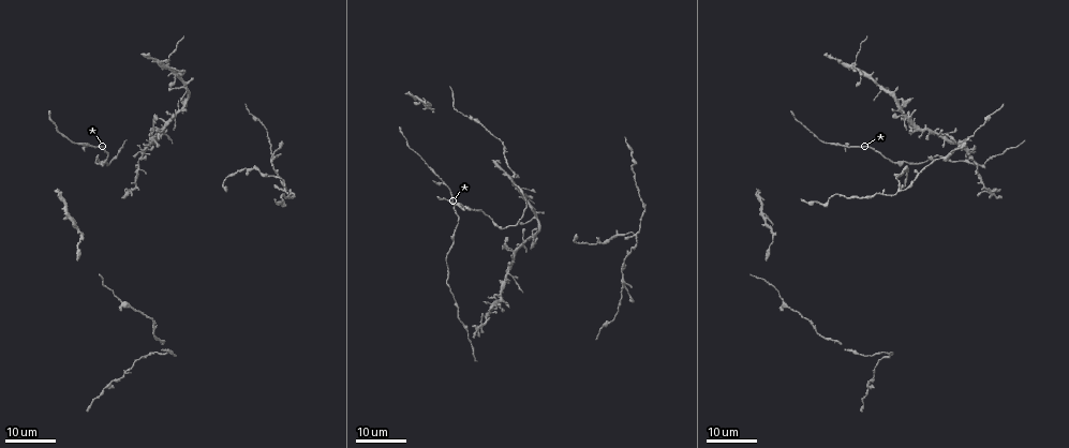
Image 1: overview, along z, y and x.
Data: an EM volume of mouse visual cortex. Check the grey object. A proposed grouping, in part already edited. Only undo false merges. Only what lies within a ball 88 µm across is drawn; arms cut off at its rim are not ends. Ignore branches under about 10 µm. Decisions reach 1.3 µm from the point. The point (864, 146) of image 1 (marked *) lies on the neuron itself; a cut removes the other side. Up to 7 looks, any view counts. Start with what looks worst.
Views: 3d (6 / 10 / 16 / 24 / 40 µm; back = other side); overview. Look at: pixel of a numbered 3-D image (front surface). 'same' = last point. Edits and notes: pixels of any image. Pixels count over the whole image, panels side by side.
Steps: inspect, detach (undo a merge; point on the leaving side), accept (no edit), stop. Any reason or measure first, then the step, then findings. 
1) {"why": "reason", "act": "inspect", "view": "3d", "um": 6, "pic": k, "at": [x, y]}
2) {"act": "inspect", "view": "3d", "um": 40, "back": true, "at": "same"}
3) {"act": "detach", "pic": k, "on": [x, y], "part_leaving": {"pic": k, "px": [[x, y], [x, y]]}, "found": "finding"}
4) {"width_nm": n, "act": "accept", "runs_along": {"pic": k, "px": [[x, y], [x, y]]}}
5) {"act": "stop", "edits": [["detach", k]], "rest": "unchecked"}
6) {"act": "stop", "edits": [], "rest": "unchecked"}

{"why": "four arms meet", "act": "inspect", "view": "3d", "um": 16, "pic": 1, "at": [897, 191]}

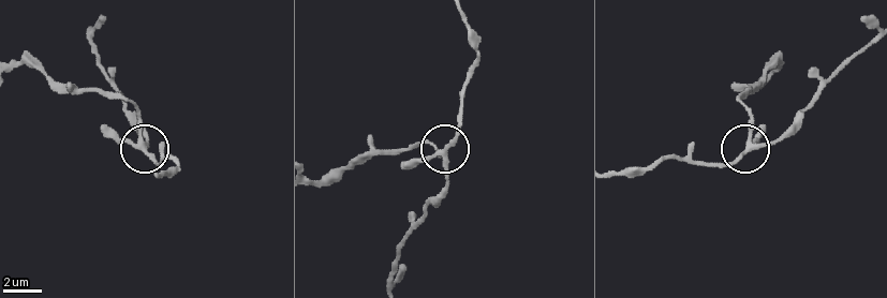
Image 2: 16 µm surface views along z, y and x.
{"why": "zoom in", "act": "inspect", "view": "3d", "um": 6, "pic": 2, "at": [751, 150]}

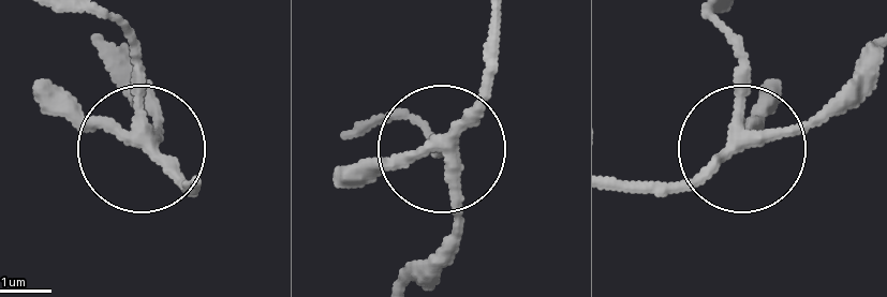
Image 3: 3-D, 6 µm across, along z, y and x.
{"width_nm": 260, "act": "accept", "found": "continuous, no second neuron"}

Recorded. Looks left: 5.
{"why": "thin arm on a thick one", "act": "inspect", "view": "3d", "um": 24, "pic": 1, "at": [905, 119]}

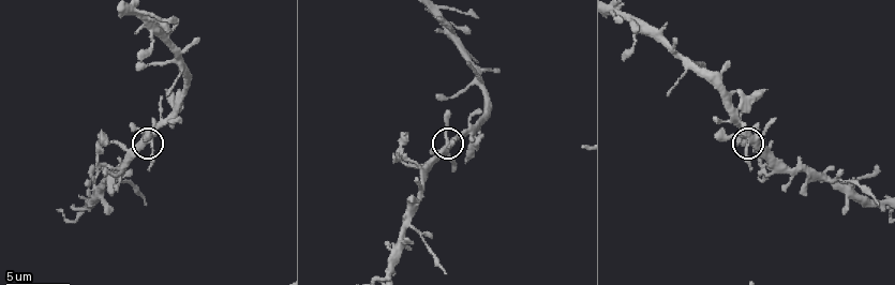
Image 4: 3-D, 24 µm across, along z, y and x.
{"why": "closer look", "act": "inspect", "view": "3d", "um": 10, "pic": 4, "at": [151, 142]}

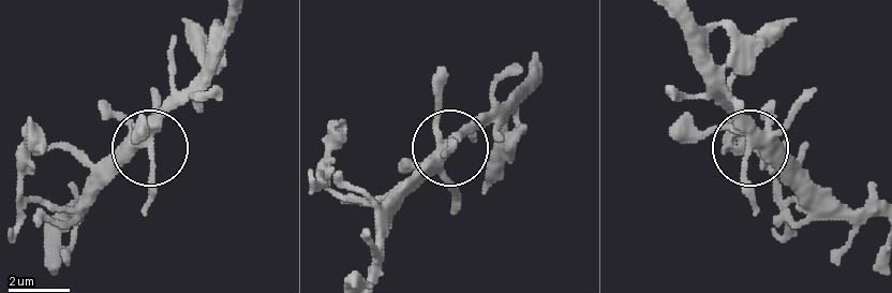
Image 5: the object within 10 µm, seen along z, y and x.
{"arms": 4, "act": "accept", "runs_along": {"pic": 5, "px": [[370, 277], [385, 207], [497, 102]]}, "found": "all the same neuron"}

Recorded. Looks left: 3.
{"why": "looks like a crossing", "act": "inspect", "view": "3d", "um": 16, "pic": 1, "at": [976, 168]}

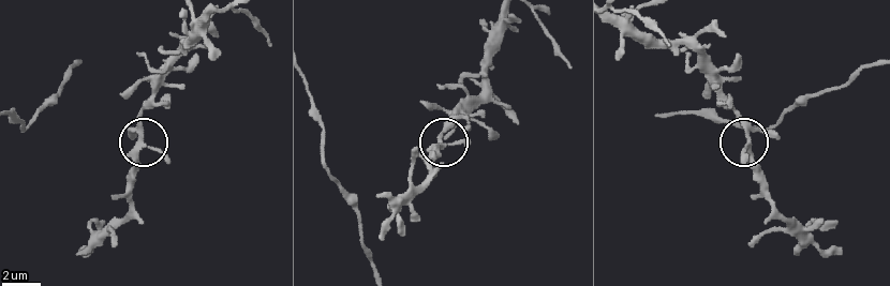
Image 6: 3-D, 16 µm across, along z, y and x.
{"act": "inspect", "view": "3d", "um": 10, "pic": 6, "at": [747, 133]}

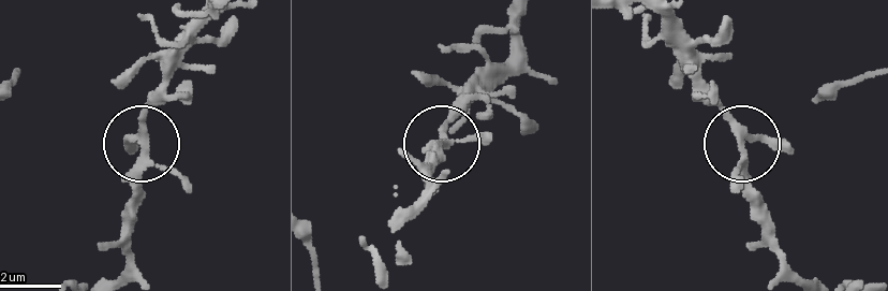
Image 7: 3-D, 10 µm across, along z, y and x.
{"arms": 4, "act": "accept", "found": "all the same neuron"}

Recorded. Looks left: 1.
{"act": "stop", "edits": [], "rest": "unchecked"}

